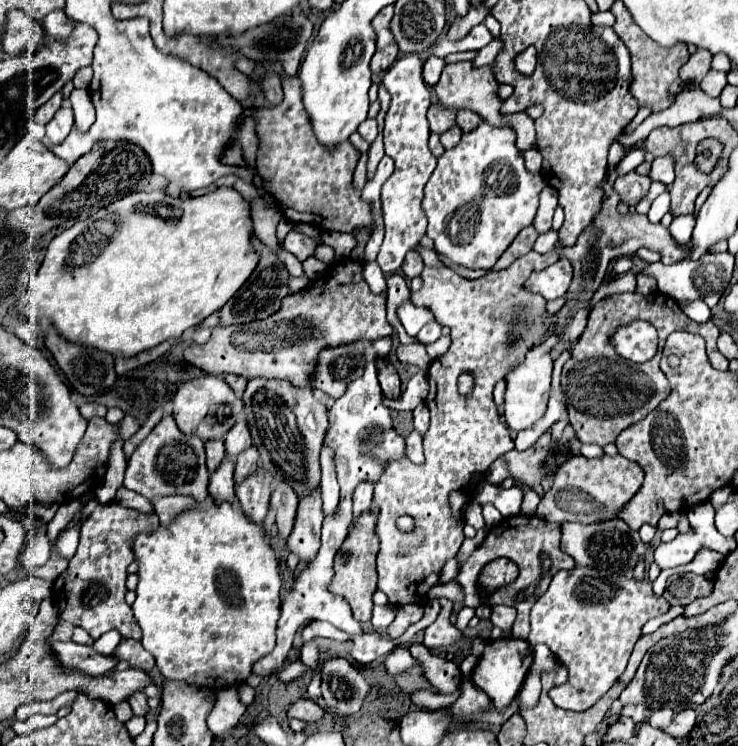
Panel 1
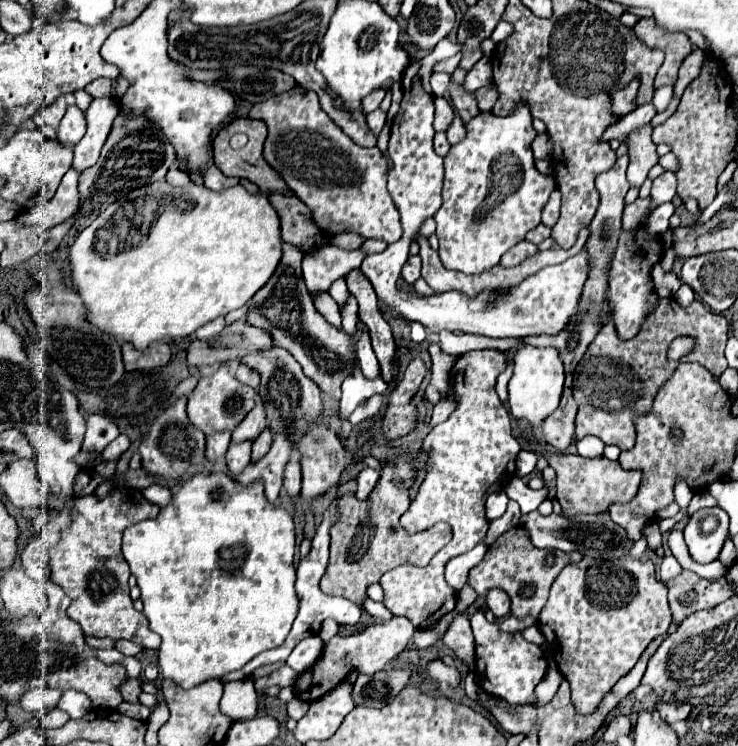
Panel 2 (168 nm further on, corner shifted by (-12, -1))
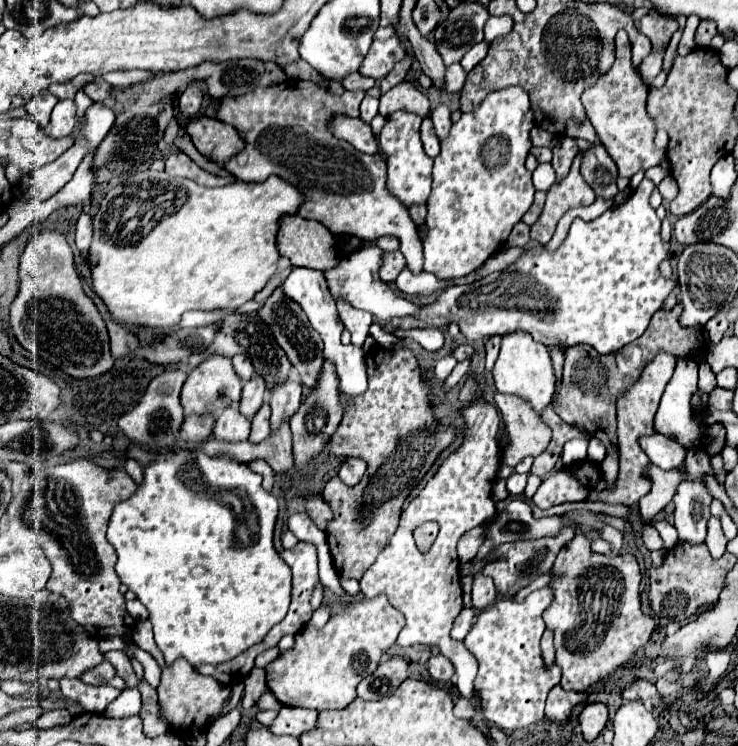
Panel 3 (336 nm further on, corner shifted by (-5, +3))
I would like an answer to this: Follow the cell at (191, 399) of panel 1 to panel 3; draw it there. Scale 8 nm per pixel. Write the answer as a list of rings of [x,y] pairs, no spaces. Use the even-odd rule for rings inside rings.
[[[213,355],[189,373],[187,381],[183,383],[183,391],[181,391],[181,405],[183,405],[187,415],[189,413],[219,415],[223,409],[239,405],[241,391],[243,391],[243,385],[241,385],[241,379],[237,377],[237,373],[231,367],[231,361],[221,357],[221,355]]]

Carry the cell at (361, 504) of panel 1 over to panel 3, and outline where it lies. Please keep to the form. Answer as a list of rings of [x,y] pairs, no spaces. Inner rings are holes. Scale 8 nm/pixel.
[[[349,457],[349,459],[341,465],[341,469],[339,469],[339,477],[341,477],[341,481],[343,481],[345,485],[353,487],[353,485],[357,485],[357,483],[361,481],[365,469],[367,469],[367,463],[365,463],[363,459]]]

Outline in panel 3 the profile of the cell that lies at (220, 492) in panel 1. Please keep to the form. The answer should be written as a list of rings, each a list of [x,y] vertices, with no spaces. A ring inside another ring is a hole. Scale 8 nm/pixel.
[[[233,407],[233,409],[225,409],[217,415],[217,423],[213,427],[213,437],[219,441],[227,441],[227,443],[247,441],[249,429],[251,429],[251,423]]]

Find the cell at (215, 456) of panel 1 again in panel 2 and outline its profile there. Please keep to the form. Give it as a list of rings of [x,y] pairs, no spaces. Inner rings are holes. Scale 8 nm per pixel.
[[[216,431],[216,435],[206,437],[206,459],[210,463],[222,461],[230,445],[230,431]]]

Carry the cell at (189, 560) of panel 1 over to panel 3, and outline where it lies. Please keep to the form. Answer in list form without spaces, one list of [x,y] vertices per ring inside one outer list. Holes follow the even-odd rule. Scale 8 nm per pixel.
[[[183,443],[175,451],[177,451],[175,457],[161,457],[155,463],[145,467],[145,479],[137,487],[135,495],[115,507],[111,521],[109,521],[109,529],[107,529],[107,541],[117,551],[119,559],[117,559],[115,571],[121,579],[121,583],[125,583],[149,611],[149,621],[153,625],[155,643],[159,645],[161,653],[165,655],[165,663],[169,665],[169,663],[175,663],[175,659],[183,657],[191,665],[203,665],[203,663],[219,665],[219,663],[235,659],[249,647],[261,643],[263,637],[271,631],[271,627],[277,625],[287,615],[287,609],[291,603],[291,569],[281,559],[279,551],[273,545],[273,533],[275,533],[275,521],[279,515],[279,505],[271,493],[261,489],[261,475],[249,471],[249,467],[245,467],[245,463],[223,459],[223,457],[221,459],[207,457],[201,451],[197,451],[197,445]]]

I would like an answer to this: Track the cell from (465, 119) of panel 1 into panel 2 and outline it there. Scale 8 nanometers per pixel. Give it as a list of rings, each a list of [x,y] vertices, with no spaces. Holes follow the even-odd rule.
[[[450,81],[450,87],[448,87],[448,93],[450,93],[450,101],[452,101],[452,107],[456,109],[456,113],[462,117],[464,123],[468,123],[470,119],[474,119],[478,115],[478,107],[476,107],[476,99],[474,99],[474,93],[466,93],[462,85]]]

